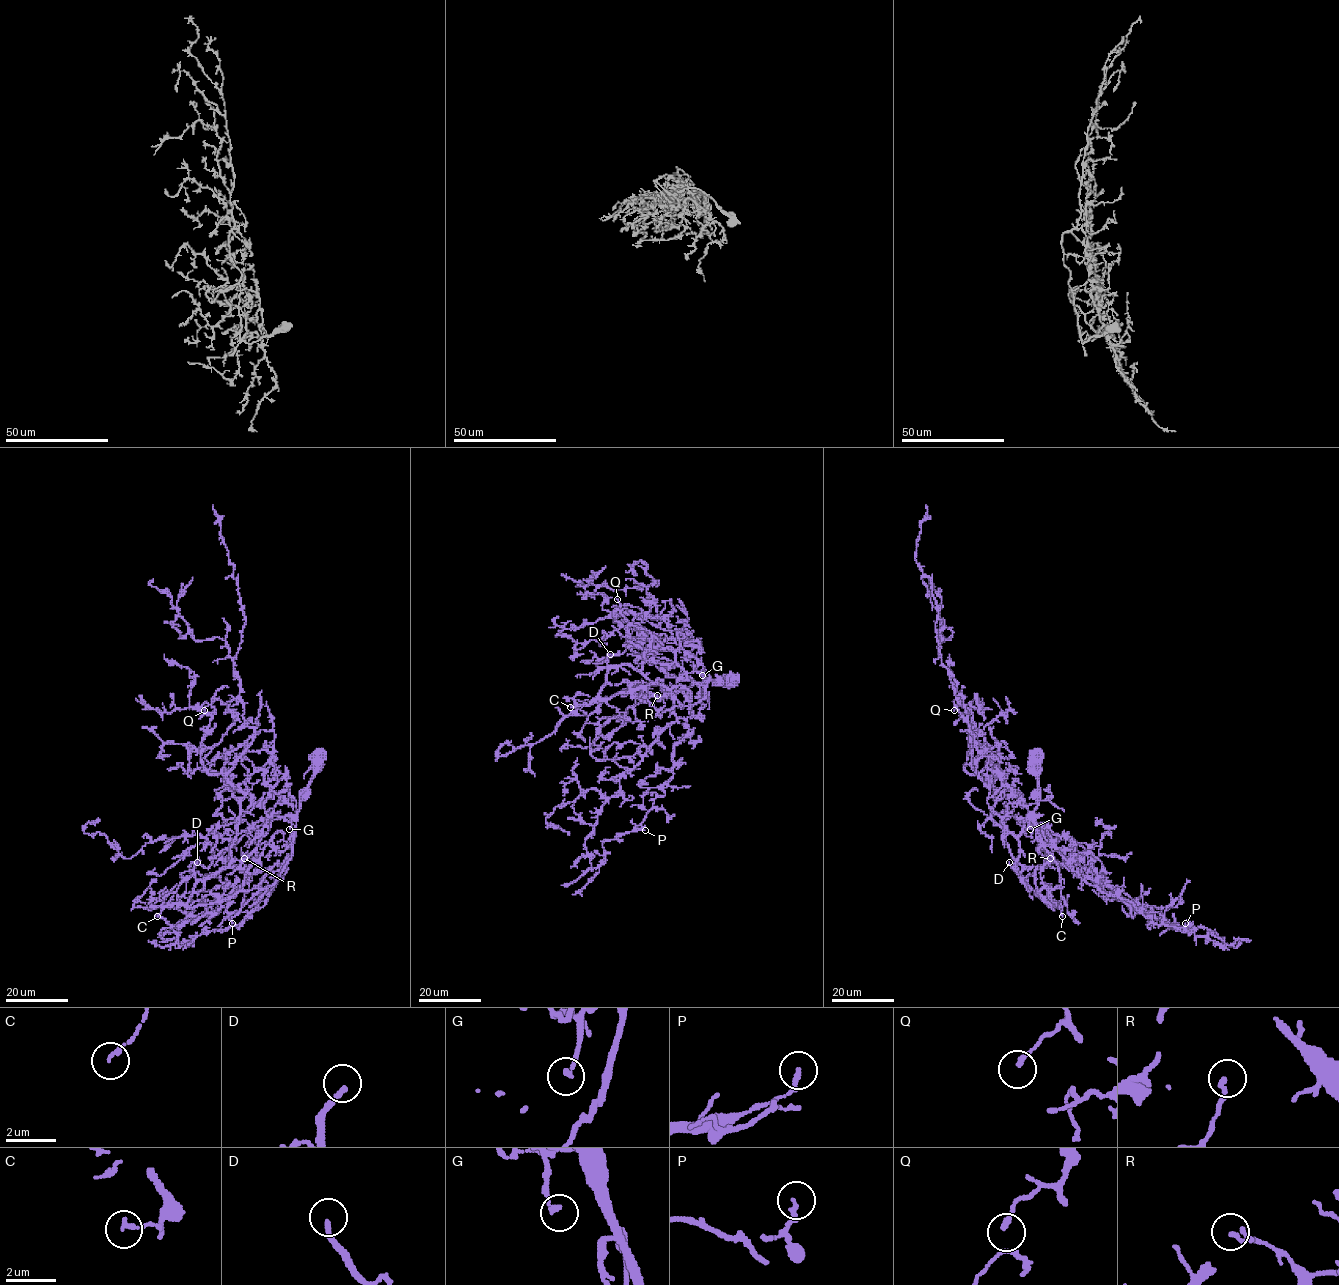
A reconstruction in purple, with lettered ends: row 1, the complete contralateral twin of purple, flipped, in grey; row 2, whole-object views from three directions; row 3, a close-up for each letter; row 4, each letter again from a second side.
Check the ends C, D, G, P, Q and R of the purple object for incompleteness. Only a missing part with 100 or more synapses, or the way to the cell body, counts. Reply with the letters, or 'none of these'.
D

